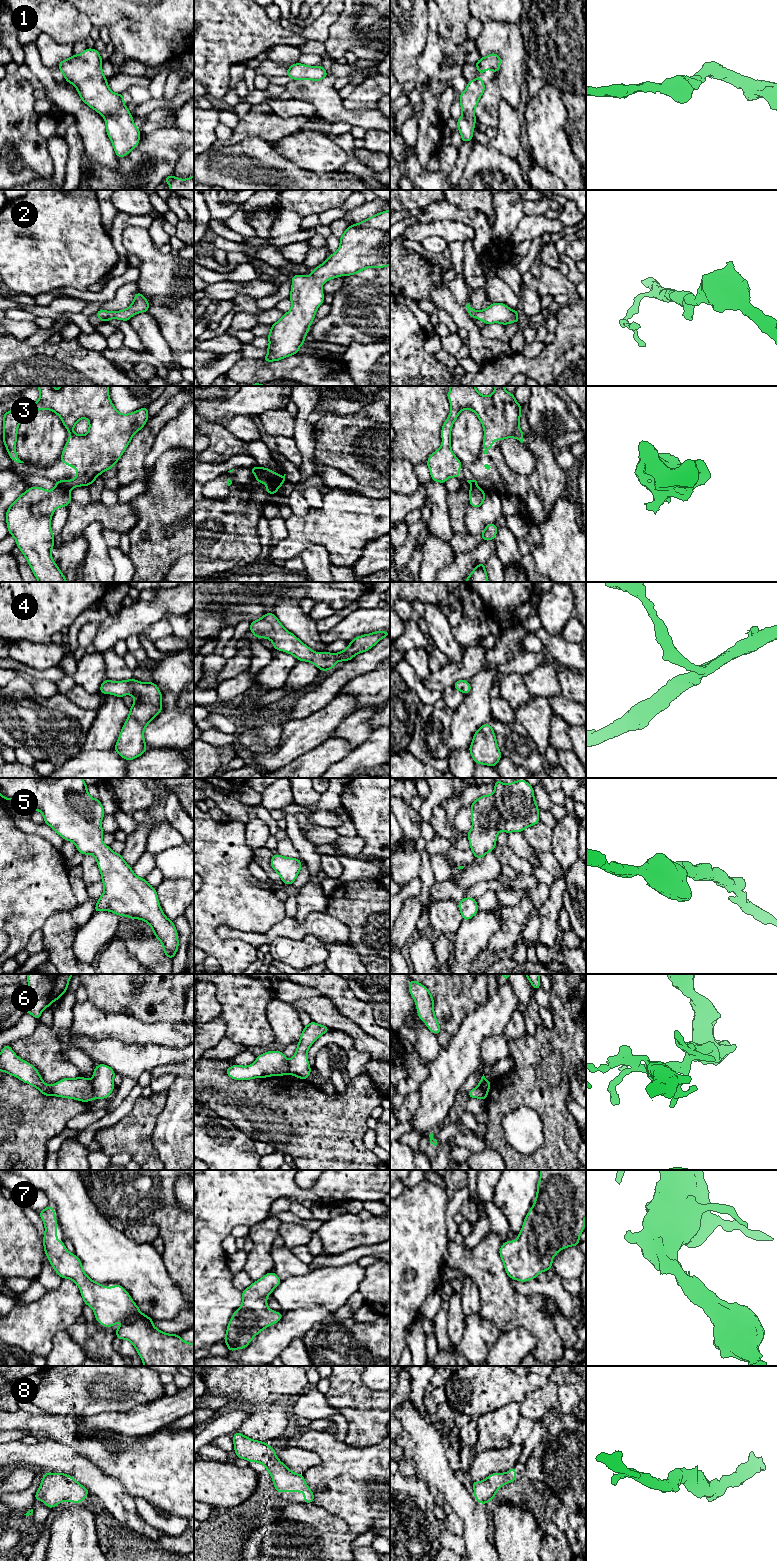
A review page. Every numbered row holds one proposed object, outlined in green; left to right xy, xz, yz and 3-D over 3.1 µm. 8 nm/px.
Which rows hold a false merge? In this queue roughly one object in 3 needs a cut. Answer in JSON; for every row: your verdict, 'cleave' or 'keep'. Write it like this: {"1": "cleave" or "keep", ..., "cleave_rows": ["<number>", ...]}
{"1": "keep", "2": "keep", "3": "cleave", "4": "keep", "5": "keep", "6": "cleave", "7": "keep", "8": "keep", "cleave_rows": ["3", "6"]}

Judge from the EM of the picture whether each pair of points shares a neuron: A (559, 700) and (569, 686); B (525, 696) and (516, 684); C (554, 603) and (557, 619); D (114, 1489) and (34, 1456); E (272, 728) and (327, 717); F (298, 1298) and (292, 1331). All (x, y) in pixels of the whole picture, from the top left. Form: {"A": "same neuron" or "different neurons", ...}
{"A": "different neurons", "B": "same neuron", "C": "same neuron", "D": "same neuron", "E": "different neurons", "F": "different neurons"}

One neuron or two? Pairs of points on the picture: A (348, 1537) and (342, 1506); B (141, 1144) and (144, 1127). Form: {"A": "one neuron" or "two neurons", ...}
{"A": "two neurons", "B": "one neuron"}

